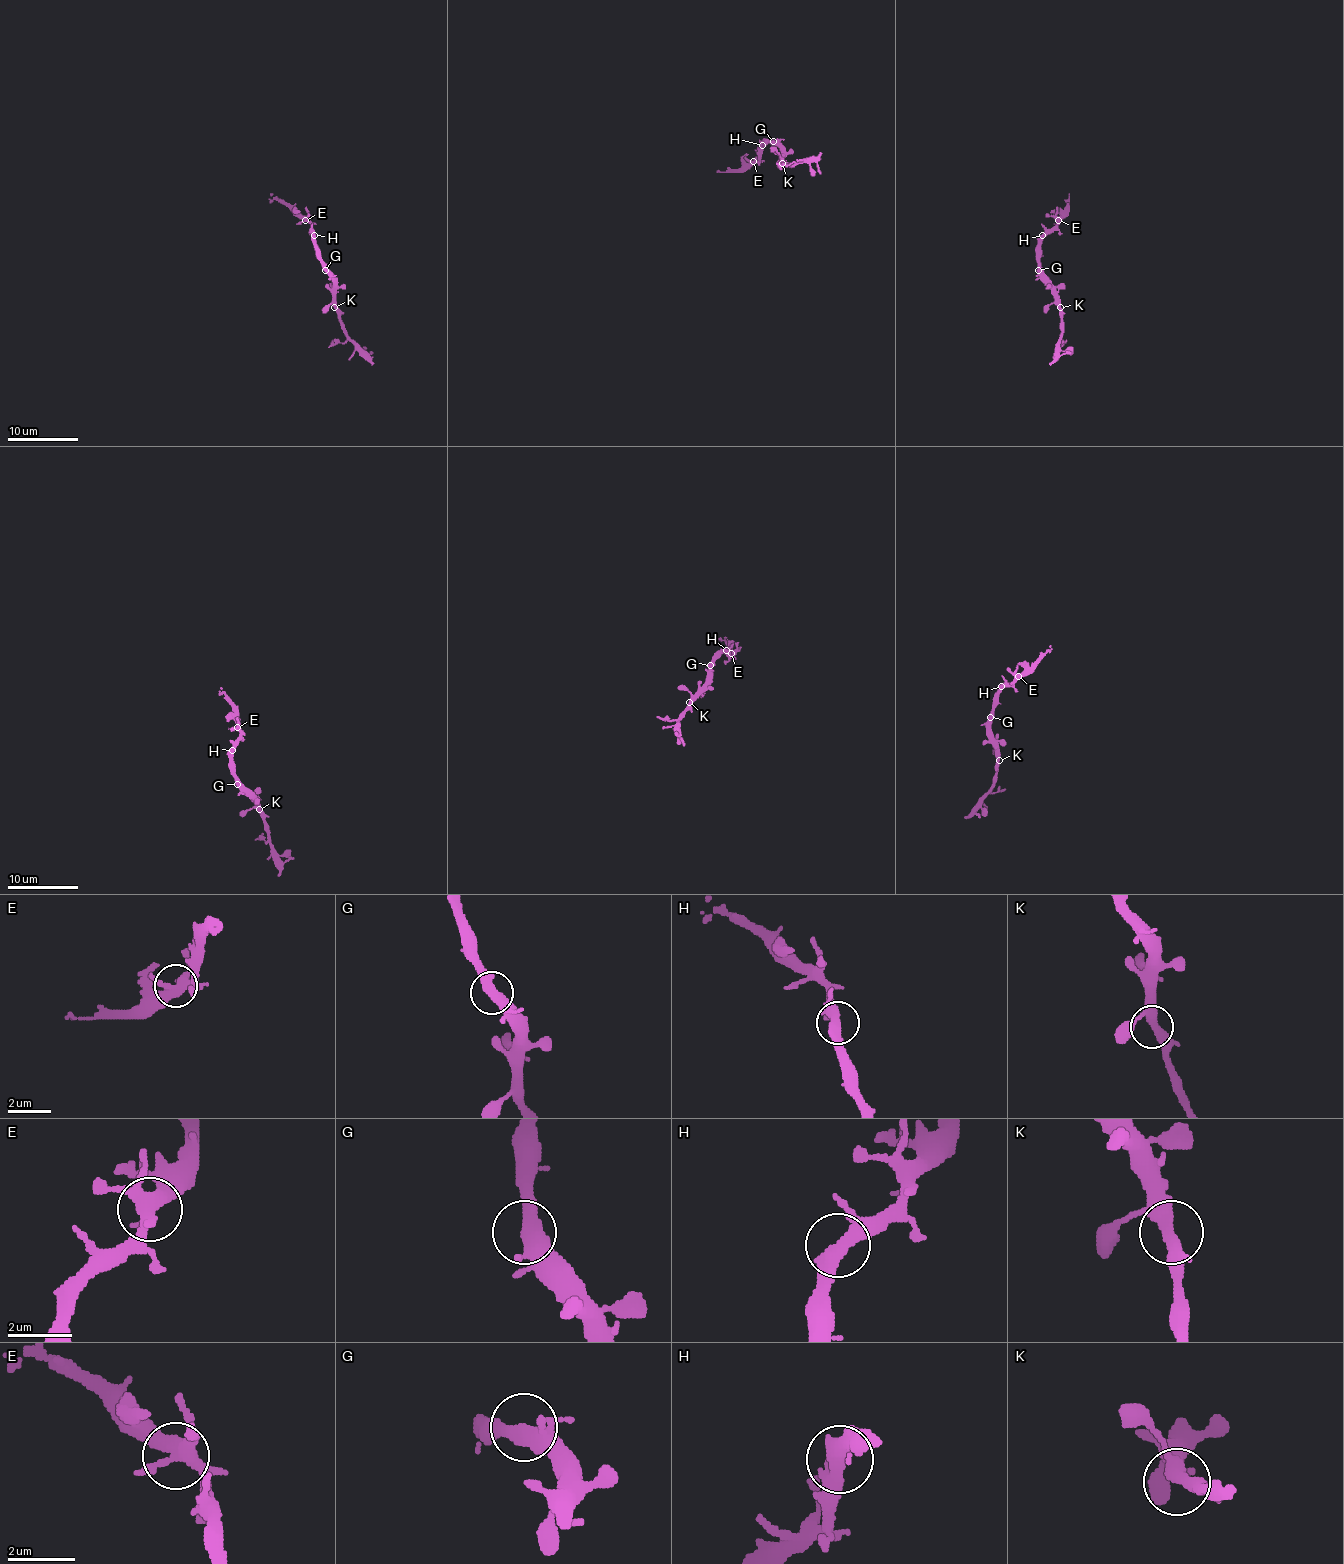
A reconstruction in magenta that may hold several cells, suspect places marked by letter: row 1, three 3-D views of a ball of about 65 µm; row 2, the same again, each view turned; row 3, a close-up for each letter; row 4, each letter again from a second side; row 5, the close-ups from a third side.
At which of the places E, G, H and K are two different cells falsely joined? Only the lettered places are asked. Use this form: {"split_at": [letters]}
{"split_at": []}

